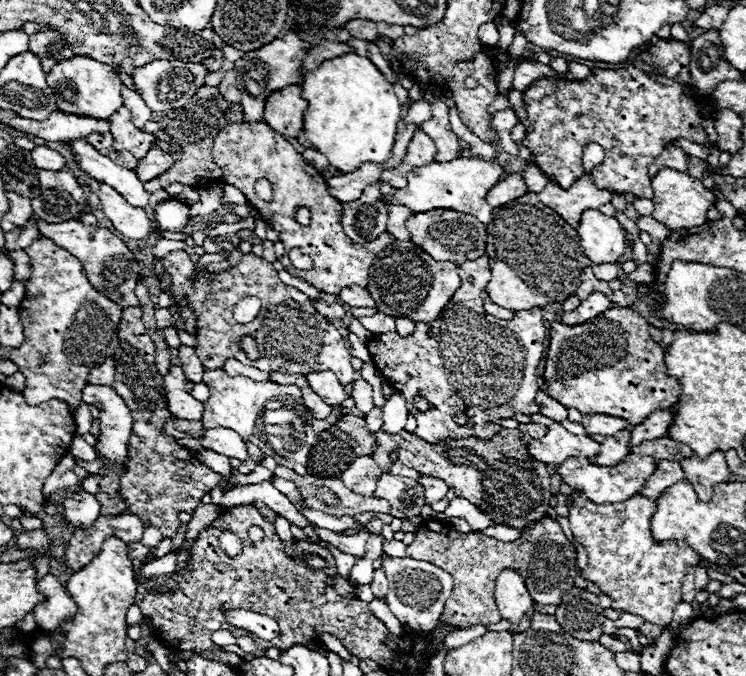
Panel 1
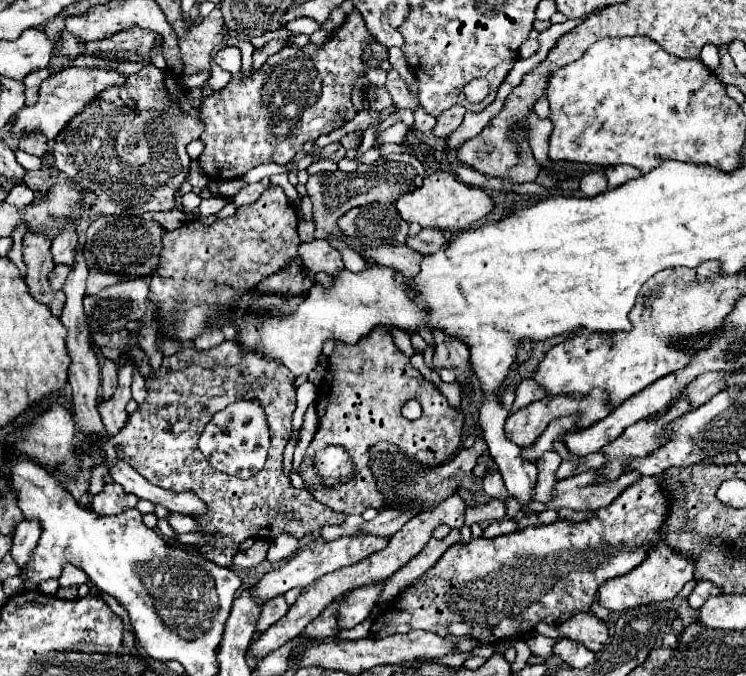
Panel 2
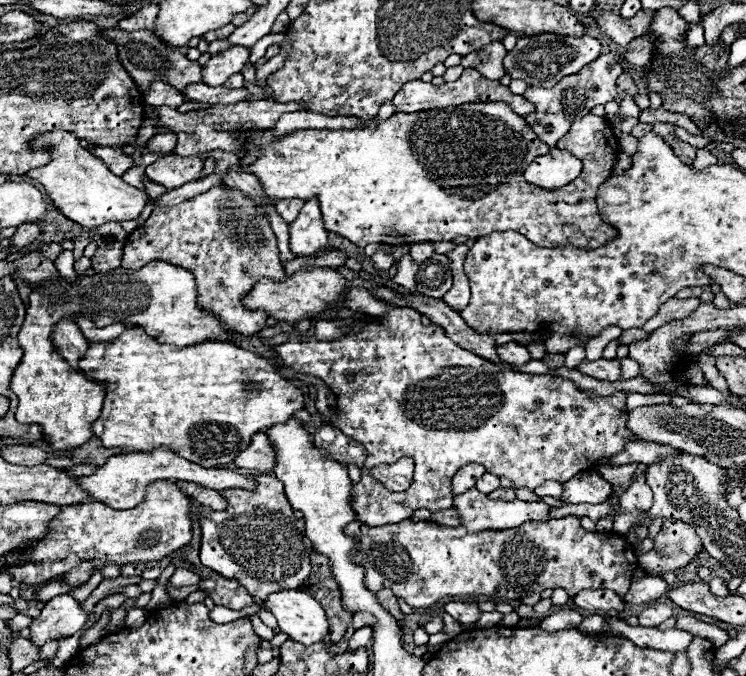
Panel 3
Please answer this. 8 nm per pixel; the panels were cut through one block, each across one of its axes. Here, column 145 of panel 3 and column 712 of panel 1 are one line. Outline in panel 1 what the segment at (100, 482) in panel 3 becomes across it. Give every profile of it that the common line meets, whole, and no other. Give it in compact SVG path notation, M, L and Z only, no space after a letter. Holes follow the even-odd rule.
M712 452L708 458L698 458L692 454L690 458L684 458L682 468L686 472L686 480L694 486L700 500L710 502L712 490L720 482L728 482L730 468L726 464L724 452Z

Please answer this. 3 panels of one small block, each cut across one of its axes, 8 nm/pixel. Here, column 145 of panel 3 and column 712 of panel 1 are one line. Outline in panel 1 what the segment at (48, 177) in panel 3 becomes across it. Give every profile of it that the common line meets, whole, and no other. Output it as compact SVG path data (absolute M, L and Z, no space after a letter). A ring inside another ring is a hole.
M662 168L656 178L652 178L652 190L654 190L654 212L652 218L666 224L670 230L680 230L680 228L694 228L702 226L708 220L708 210L716 204L716 196L704 188L704 184L684 172L672 170L672 168Z

